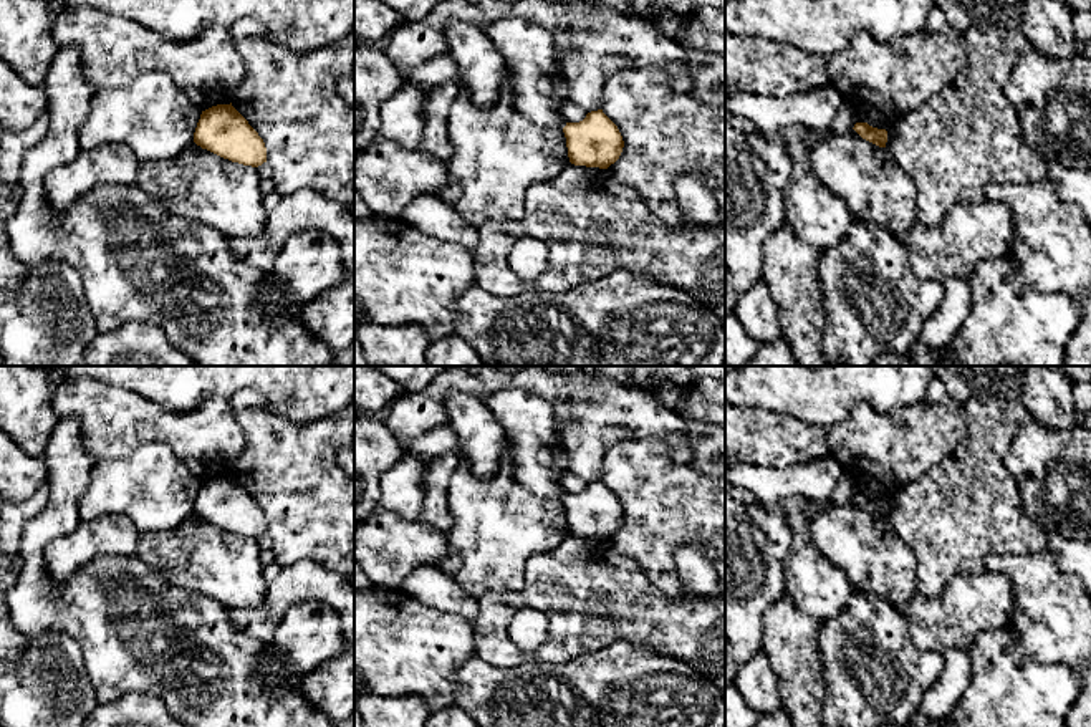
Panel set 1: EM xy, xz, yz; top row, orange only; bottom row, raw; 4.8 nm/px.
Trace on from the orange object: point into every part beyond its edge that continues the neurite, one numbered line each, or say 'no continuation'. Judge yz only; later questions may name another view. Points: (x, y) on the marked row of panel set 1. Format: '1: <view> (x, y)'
no continuation

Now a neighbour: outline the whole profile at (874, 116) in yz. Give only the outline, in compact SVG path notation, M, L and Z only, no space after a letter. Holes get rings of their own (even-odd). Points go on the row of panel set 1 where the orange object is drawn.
M856 106L854 119L856 123L868 123L872 128L886 129L887 131L886 146L892 141L897 118L889 116L886 111L874 106L864 106L864 108Z

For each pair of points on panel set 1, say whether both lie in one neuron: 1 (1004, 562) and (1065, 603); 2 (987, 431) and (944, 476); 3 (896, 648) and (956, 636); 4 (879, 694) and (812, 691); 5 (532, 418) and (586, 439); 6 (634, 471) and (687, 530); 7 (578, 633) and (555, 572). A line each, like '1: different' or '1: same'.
1: same
2: same
3: different
4: different
5: different
6: same
7: same

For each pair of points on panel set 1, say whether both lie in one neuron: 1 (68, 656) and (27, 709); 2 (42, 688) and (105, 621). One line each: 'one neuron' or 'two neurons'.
1: one neuron
2: two neurons

